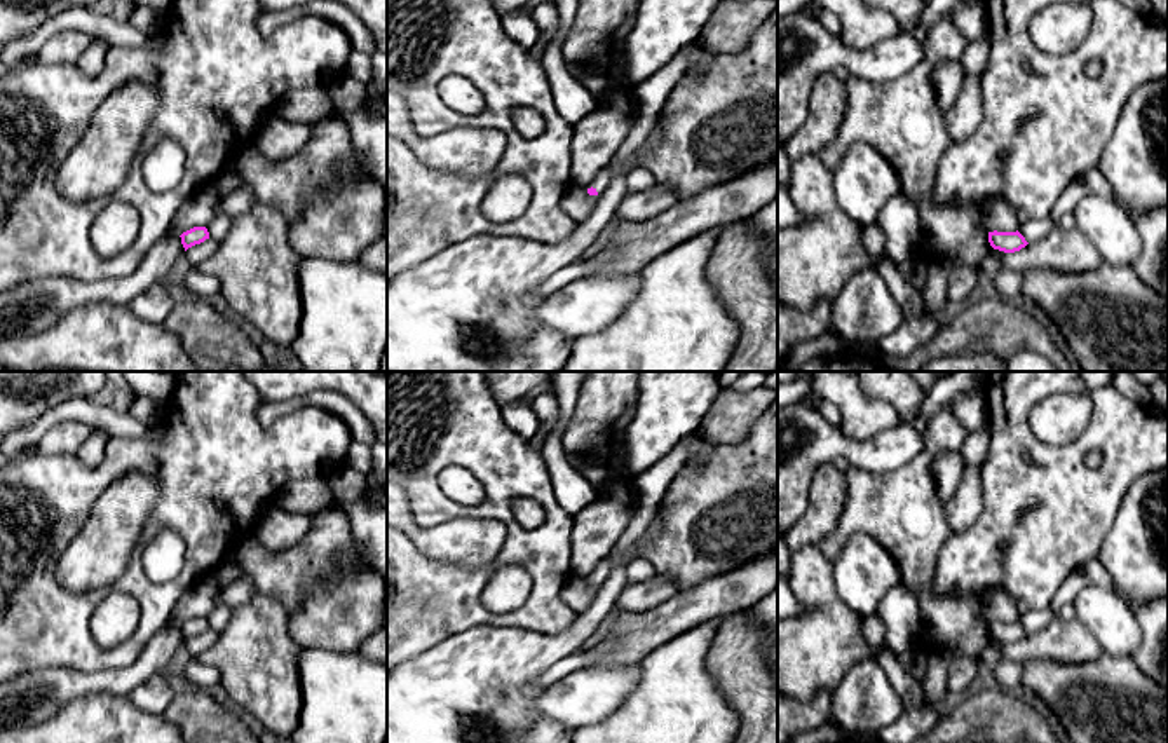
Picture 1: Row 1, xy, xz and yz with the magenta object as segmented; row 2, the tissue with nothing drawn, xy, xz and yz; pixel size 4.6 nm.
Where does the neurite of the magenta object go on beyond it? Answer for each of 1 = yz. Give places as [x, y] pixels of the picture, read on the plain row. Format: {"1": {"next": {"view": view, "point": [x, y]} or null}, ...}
{"1": {"next": null}}

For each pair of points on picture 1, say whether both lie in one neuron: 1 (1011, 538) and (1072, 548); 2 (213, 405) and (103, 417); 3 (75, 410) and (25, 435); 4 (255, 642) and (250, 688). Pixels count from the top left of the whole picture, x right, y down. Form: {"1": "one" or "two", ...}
{"1": "one", "2": "two", "3": "one", "4": "one"}

